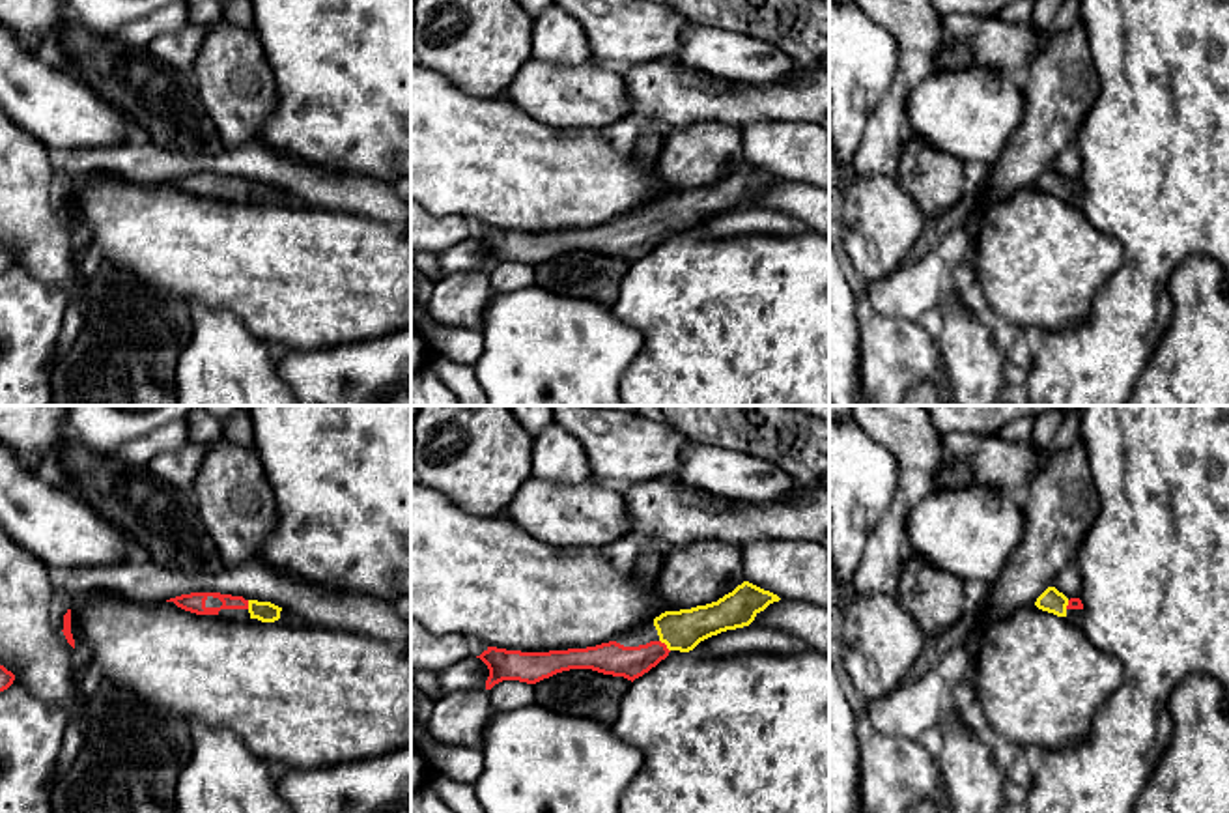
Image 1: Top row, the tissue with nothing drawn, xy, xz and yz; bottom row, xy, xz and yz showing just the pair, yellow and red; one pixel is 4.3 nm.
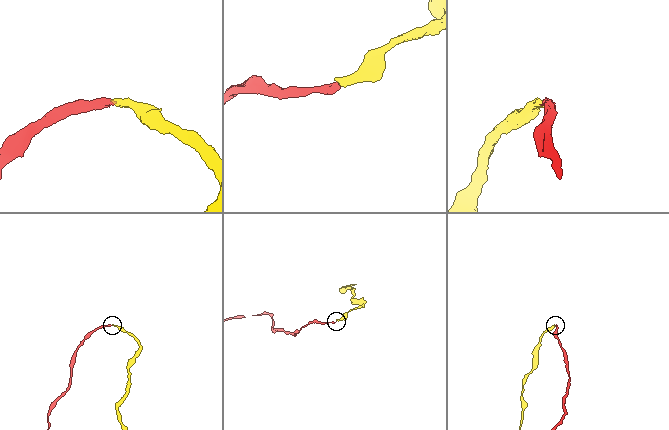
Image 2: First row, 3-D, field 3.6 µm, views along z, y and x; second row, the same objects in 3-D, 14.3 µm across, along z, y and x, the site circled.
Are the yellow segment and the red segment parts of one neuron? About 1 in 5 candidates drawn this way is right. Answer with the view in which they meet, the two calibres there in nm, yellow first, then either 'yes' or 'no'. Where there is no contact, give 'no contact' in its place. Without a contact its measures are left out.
xz | 180/140 nm | yes

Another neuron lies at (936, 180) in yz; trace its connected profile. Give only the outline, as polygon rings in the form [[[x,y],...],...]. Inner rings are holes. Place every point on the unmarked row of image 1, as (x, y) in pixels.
[[[915,133],[902,146],[897,179],[925,217],[947,213],[968,193],[964,163]]]

